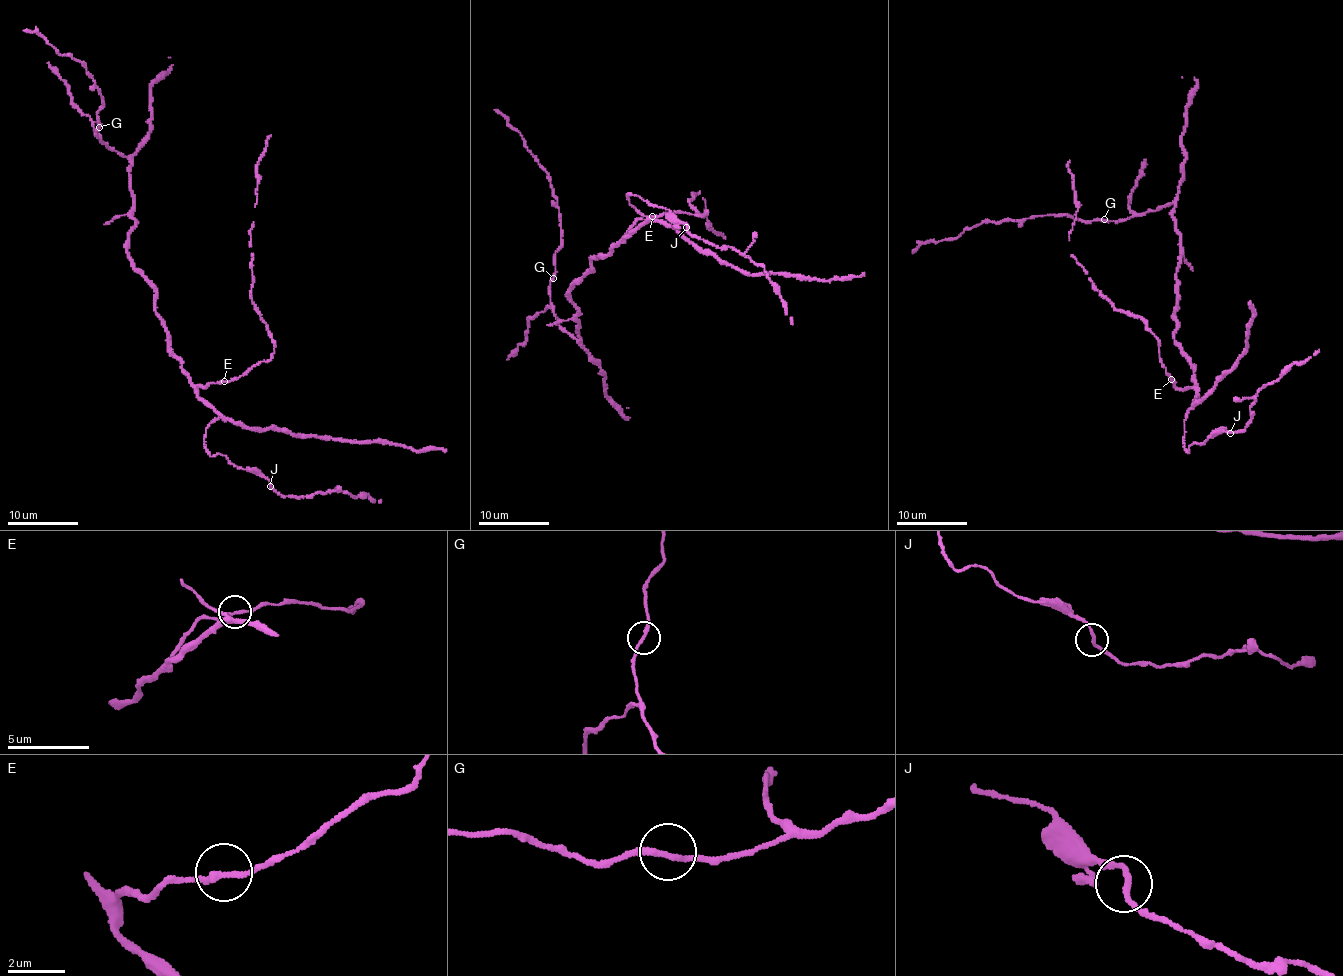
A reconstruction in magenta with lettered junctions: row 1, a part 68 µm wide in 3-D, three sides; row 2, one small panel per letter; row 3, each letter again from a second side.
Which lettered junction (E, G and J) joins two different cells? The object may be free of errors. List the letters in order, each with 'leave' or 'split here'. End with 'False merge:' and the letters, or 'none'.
E: leave
G: leave
J: leave
False merge: none

